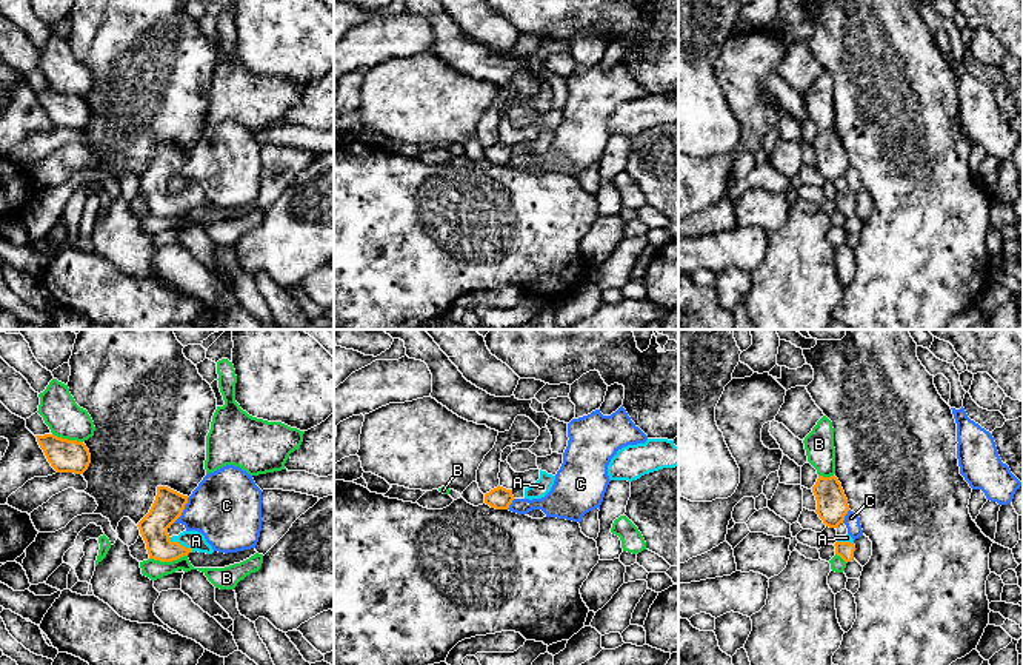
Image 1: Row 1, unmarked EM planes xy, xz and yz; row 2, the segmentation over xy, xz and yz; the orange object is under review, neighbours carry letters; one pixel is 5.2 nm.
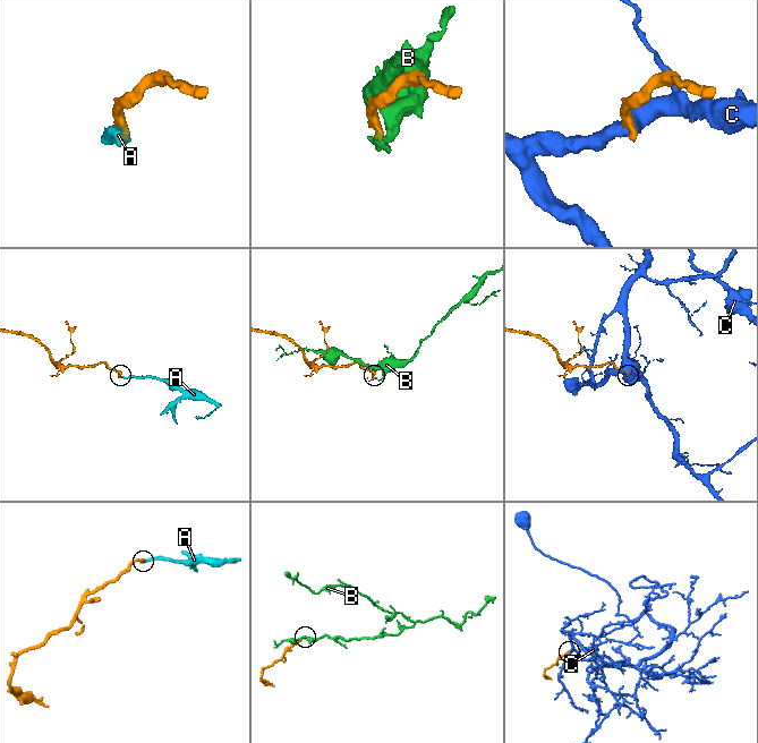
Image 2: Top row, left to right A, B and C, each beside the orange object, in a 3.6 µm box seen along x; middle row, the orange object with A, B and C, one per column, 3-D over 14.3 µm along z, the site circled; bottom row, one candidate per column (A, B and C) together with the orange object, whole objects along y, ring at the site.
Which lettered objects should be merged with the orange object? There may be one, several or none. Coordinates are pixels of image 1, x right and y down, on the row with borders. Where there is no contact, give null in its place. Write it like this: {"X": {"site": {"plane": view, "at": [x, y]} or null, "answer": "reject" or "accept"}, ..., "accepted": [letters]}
{"A": {"site": {"plane": "xy", "at": [179, 544]}, "answer": "accept"}, "B": {"site": {"plane": "xy", "at": [168, 561]}, "answer": "reject"}, "C": {"site": {"plane": "xy", "at": [183, 508]}, "answer": "reject"}, "accepted": ["A"]}

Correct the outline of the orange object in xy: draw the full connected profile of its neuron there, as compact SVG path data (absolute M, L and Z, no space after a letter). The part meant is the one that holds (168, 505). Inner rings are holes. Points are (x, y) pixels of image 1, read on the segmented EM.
M157 486L157 496L149 513L137 525L149 559L172 562L195 551L214 553L198 531L183 531L172 537L168 534L168 528L182 516L186 503L188 496L168 486Z

